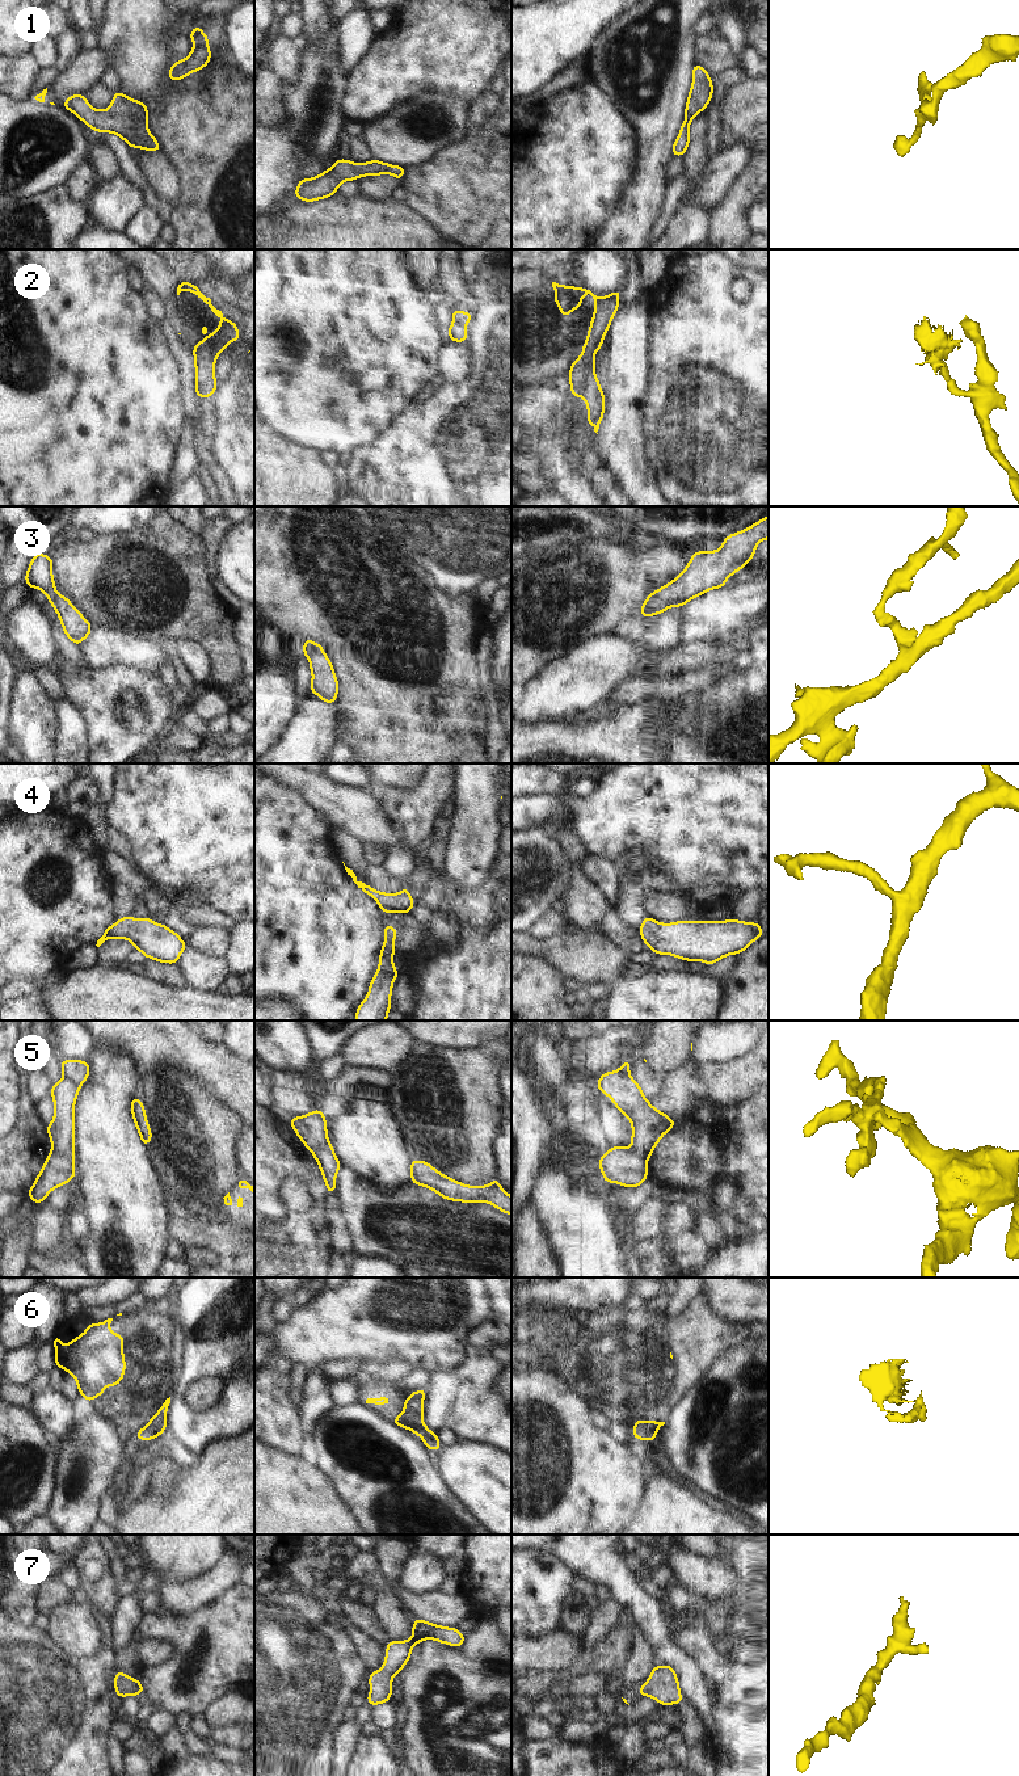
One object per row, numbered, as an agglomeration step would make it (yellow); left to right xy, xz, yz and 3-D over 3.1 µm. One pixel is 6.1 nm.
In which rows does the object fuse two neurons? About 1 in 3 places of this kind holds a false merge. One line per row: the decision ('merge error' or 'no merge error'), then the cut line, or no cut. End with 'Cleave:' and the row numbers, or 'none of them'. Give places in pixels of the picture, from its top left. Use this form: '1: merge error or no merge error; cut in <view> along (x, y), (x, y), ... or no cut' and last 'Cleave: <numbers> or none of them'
1: no merge error; no cut
2: merge error; cut in yz along (593, 371), (582, 396)
3: merge error; cut in xz along (314, 643), (314, 649), (308, 657)
4: no merge error; no cut
5: merge error; cut in xy along (51, 1150), (66, 1156), (72, 1162)
6: merge error; cut in xz along (401, 1414), (412, 1427)
7: no merge error; no cut
Cleave: 2, 3, 5, 6

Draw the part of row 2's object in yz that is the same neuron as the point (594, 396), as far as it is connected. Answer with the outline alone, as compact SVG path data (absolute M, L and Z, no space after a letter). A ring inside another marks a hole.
M594 373L589 378L584 397L588 408L586 422L593 425L594 432L597 433L605 414L605 394L601 390L599 380Z

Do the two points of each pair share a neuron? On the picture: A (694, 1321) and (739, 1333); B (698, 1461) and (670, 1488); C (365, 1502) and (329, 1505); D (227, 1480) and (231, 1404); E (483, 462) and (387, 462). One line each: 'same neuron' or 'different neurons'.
A: same neuron
B: different neurons
C: different neurons
D: different neurons
E: same neuron

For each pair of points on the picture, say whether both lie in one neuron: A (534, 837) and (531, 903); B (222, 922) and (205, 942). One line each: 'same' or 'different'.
A: same
B: different

